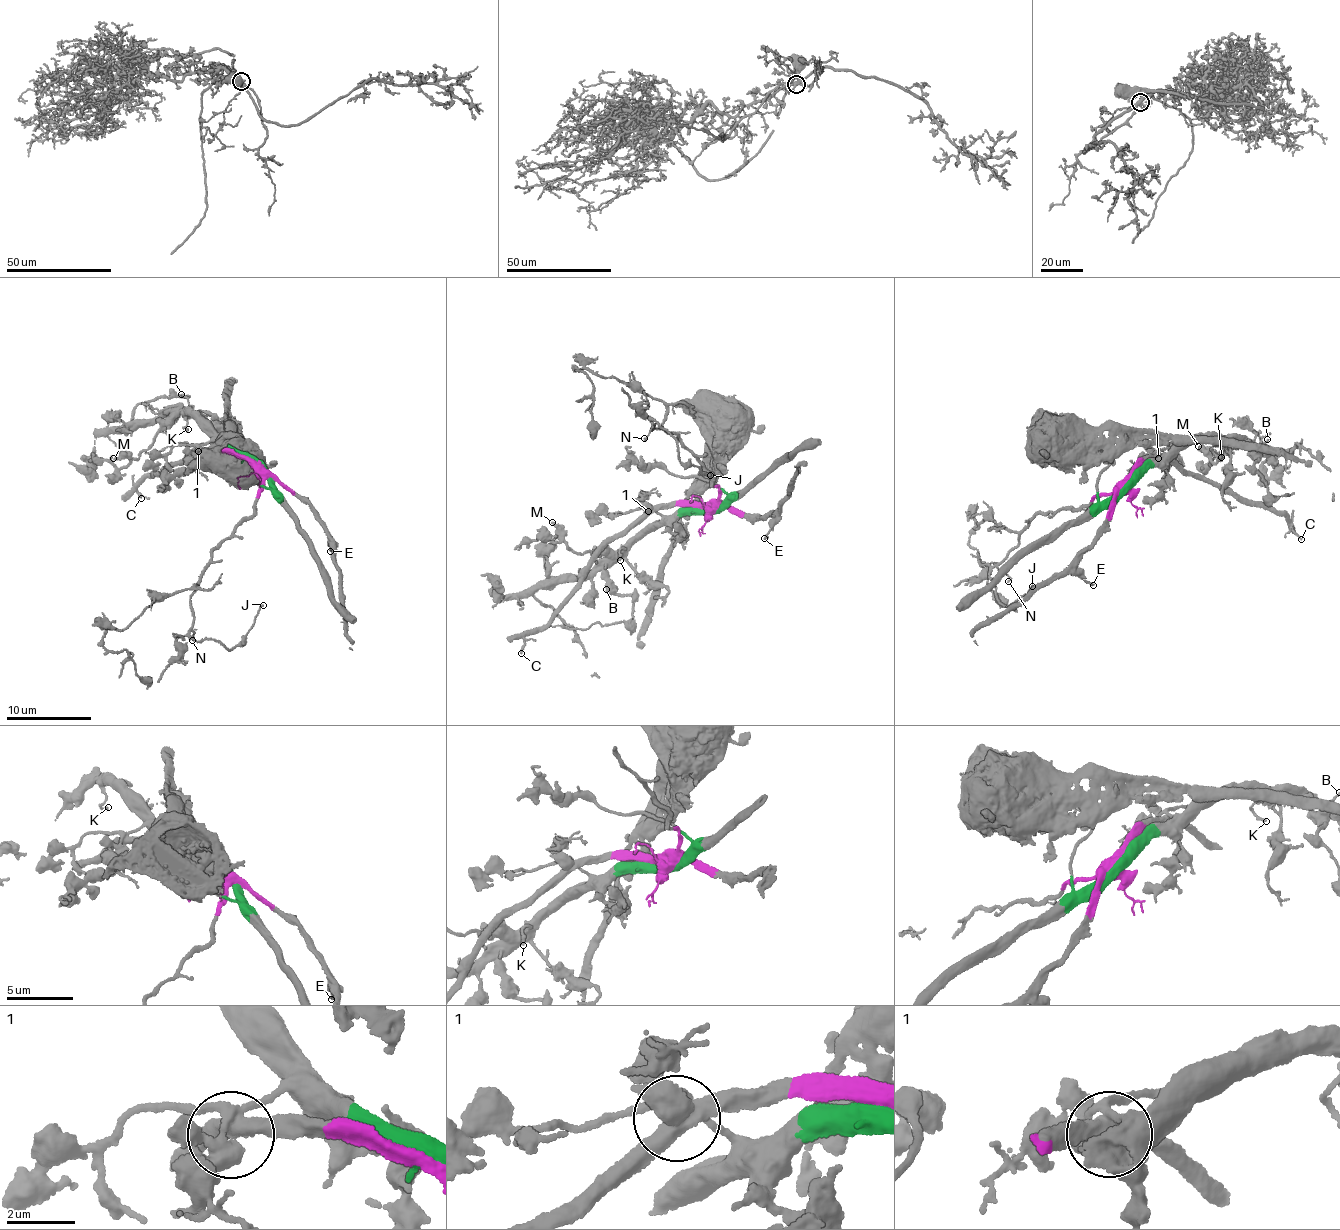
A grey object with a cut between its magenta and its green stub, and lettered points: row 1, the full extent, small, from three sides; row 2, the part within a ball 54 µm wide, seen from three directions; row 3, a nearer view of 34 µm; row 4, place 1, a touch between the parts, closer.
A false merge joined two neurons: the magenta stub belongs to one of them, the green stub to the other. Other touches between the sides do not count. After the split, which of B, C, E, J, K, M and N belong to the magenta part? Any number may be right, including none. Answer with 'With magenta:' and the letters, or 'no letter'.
With magenta: C, E, J, N

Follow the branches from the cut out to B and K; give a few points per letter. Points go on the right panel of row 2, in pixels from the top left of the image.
B: (1128, 486), (1143, 469), (1171, 458), (1193, 442), (1219, 434), (1255, 452), (1268, 439)
K: (1128, 486), (1148, 464), (1167, 458), (1202, 438), (1216, 441), (1211, 451), (1221, 458)

